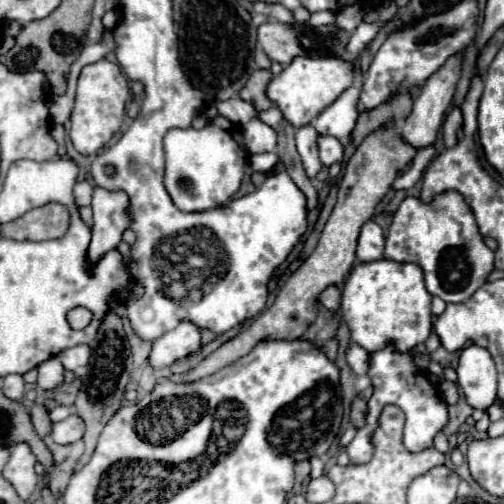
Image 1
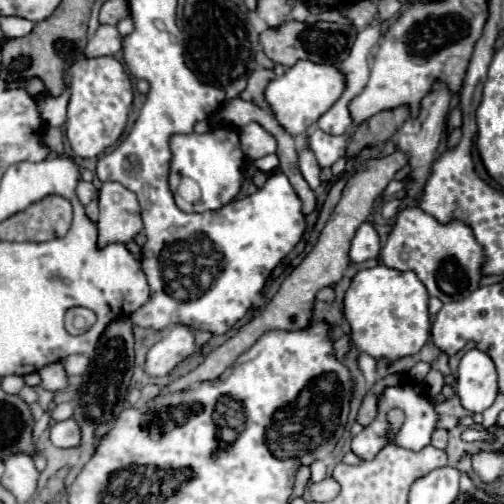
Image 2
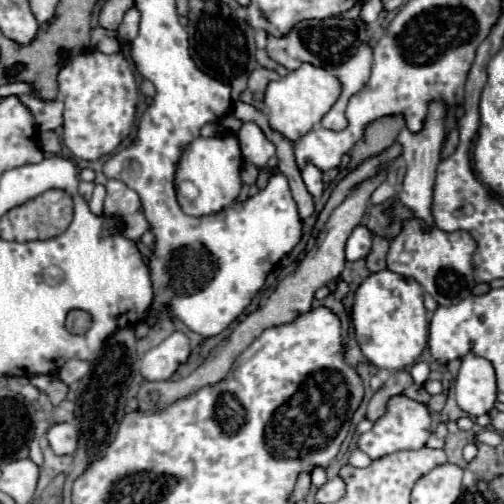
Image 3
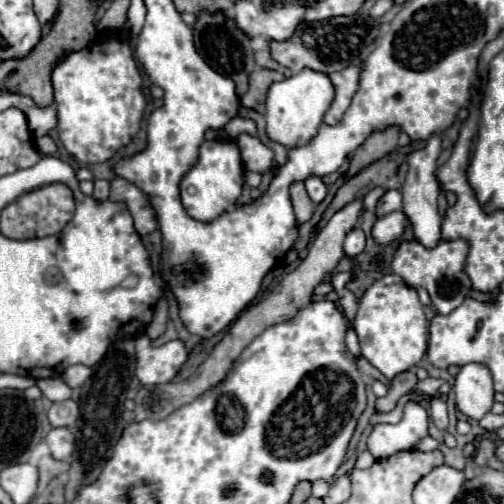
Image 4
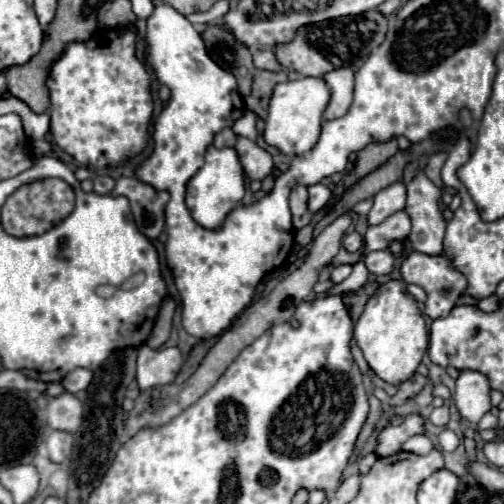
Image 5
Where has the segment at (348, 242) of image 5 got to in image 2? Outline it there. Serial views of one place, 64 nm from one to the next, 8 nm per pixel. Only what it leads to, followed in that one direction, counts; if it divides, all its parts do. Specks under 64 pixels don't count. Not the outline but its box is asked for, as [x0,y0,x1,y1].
[350,222,380,262]

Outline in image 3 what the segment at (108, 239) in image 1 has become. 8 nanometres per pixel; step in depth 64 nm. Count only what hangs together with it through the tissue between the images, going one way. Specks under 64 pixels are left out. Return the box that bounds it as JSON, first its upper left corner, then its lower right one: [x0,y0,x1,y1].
[104,180,150,240]

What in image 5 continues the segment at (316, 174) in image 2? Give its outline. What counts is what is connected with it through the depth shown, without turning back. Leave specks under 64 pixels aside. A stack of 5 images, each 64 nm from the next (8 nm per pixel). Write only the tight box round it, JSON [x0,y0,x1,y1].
[308,184,330,214]

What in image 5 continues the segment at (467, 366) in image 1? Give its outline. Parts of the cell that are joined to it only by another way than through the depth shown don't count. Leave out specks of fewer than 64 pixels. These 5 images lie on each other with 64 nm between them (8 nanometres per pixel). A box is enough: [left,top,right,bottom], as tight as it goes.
[454,370,492,424]

